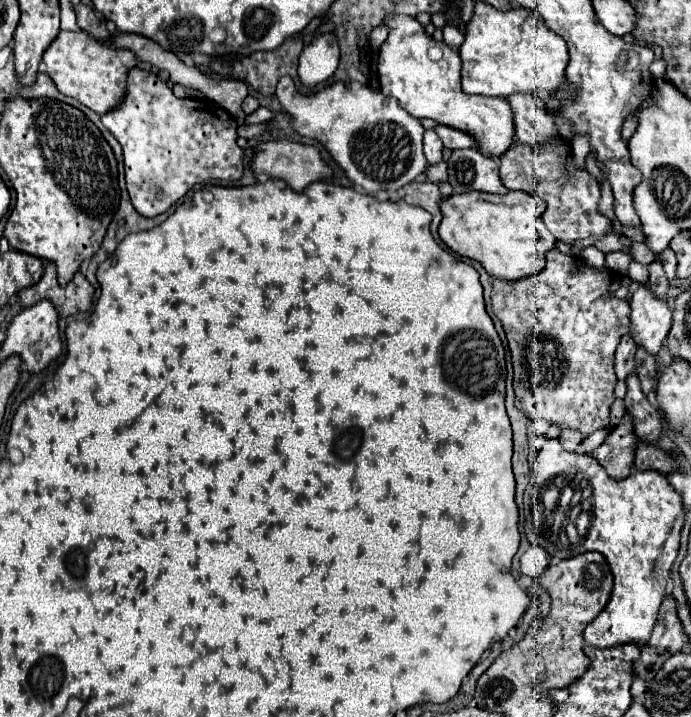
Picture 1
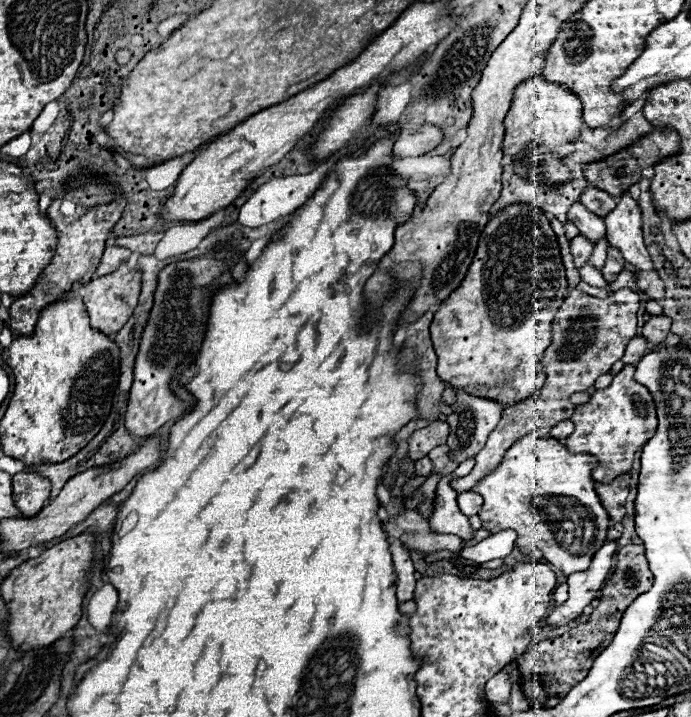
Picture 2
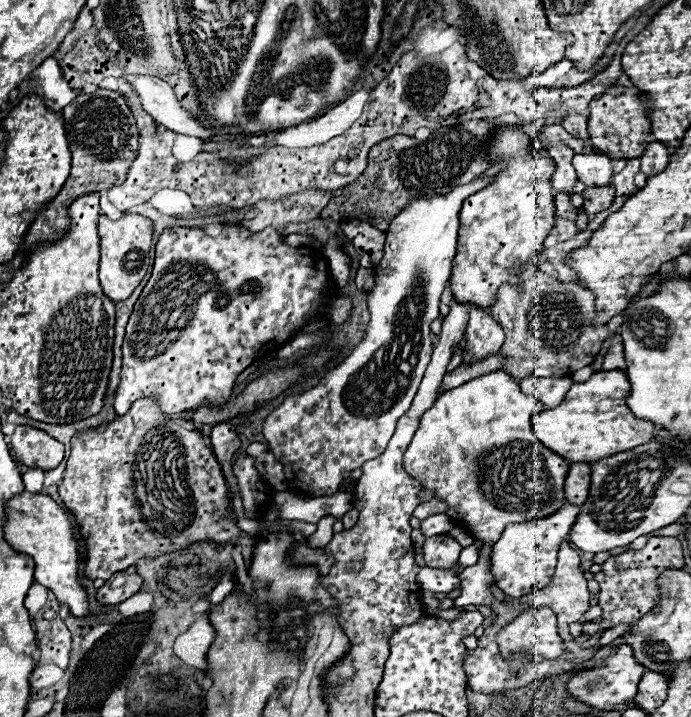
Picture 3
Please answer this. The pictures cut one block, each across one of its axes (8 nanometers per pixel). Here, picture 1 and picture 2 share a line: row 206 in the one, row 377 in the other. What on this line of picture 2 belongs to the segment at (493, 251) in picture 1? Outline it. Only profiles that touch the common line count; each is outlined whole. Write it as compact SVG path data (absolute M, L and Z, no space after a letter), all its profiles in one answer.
M514 204L514 206L502 208L486 224L486 228L484 228L484 232L480 236L480 242L478 242L478 250L476 250L474 262L470 264L468 276L464 278L460 288L456 292L452 292L452 296L434 314L434 320L432 320L432 326L430 326L430 336L432 336L434 350L438 354L438 376L444 382L448 382L452 388L456 388L456 390L466 390L472 396L496 400L502 406L518 404L520 400L528 400L528 396L534 396L534 392L542 388L544 378L546 378L546 374L542 370L542 356L544 356L548 344L552 342L550 324L552 324L552 320L556 316L556 308L560 308L560 304L564 300L566 290L568 290L568 282L566 282L566 274L564 274L564 264L562 264L562 258L560 258L560 248L558 248L556 236L552 232L550 224L548 224L548 216L538 206L532 206L532 204Z

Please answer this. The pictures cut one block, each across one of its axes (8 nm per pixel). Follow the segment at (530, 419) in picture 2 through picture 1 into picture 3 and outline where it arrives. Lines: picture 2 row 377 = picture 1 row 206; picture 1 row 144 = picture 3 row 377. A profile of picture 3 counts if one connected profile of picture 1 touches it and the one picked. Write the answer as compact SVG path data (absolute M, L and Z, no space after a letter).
M534 264L522 266L520 280L520 290L516 290L516 286L502 284L498 300L490 308L492 318L506 332L506 342L498 352L504 358L502 370L516 382L522 382L528 376L572 376L572 372L590 366L600 354L604 340L616 334L610 332L608 326L592 326L596 316L596 296L580 284L562 282L544 274Z

